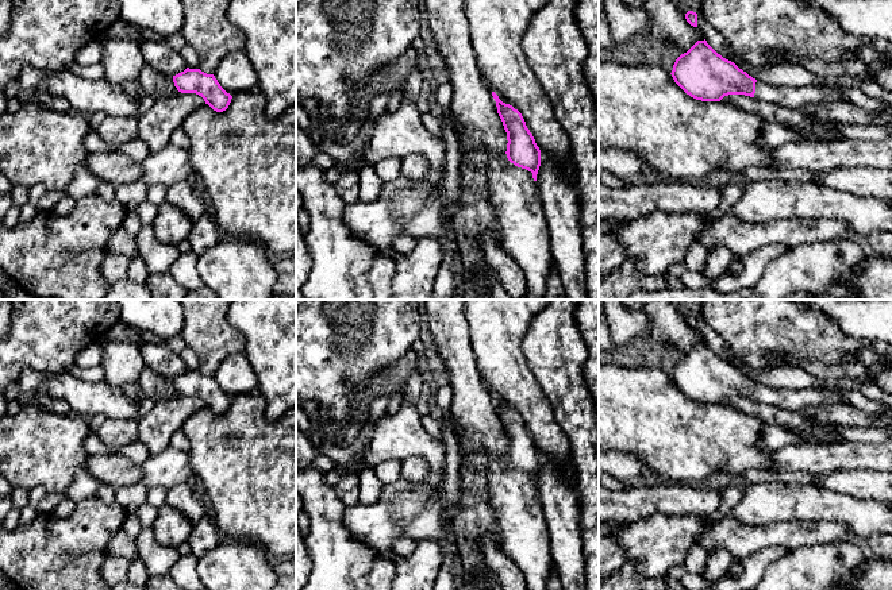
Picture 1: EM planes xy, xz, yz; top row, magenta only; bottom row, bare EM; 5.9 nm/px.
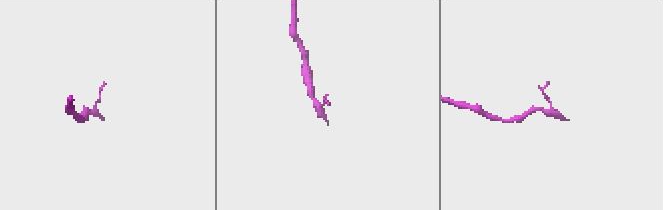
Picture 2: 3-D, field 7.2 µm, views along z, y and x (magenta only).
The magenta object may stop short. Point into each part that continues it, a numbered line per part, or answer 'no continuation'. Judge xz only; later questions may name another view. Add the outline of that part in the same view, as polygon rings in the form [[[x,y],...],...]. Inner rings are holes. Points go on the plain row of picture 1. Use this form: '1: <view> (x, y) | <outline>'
1: xz (523, 533) | [[[489,460],[487,475],[501,549],[522,571],[526,590],[546,590],[555,564],[532,475],[497,460]]]

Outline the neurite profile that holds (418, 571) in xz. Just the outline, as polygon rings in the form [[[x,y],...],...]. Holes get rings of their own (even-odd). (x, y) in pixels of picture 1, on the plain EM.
[[[430,539],[415,543],[411,555],[395,560],[396,575],[392,590],[434,590],[443,562],[442,544]]]

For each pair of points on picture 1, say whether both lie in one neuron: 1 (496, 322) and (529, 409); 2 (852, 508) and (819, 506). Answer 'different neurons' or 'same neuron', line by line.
1: same neuron
2: same neuron

